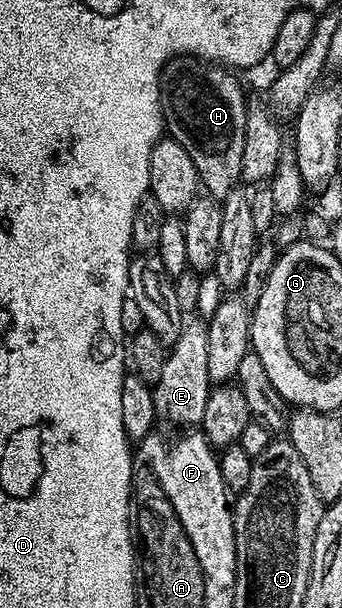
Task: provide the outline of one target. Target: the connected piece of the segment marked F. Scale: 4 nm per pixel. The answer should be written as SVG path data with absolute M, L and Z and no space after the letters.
M191 429L179 439L171 448L163 444L161 436L150 433L138 440L137 451L147 455L147 470L165 489L165 497L169 497L171 511L175 511L175 523L179 523L179 531L183 531L183 539L187 539L187 547L192 547L195 553L195 567L199 571L231 571L232 581L236 581L236 537L234 512L232 506L227 503L227 491L223 488L223 471L215 460L216 452L210 443L203 438L198 430Z

